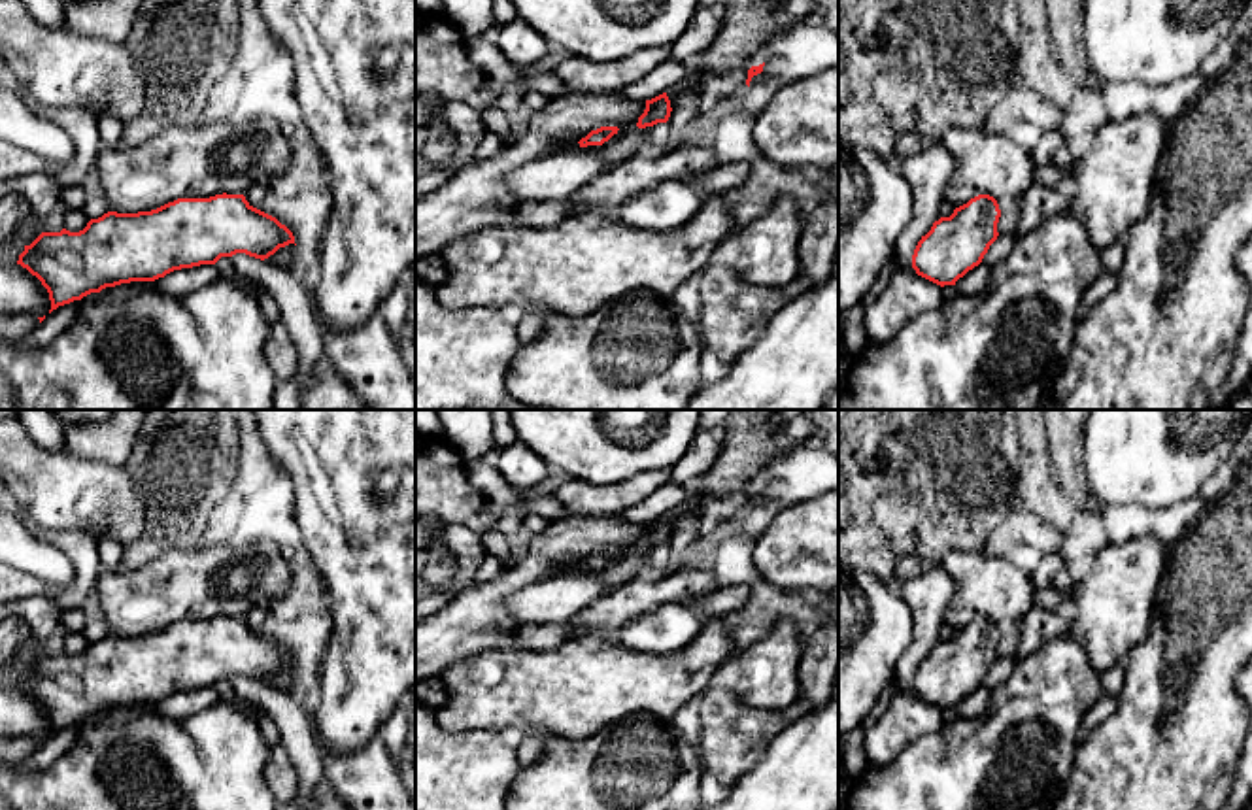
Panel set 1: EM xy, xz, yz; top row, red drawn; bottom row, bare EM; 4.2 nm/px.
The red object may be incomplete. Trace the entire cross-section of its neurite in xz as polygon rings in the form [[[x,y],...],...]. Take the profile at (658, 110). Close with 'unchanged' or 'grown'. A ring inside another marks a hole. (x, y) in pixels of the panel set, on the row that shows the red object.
[[[663,93],[651,100],[646,100],[646,110],[638,117],[636,127],[646,128],[646,127],[653,127],[657,123],[667,123],[670,117],[670,111],[672,111],[670,100],[668,100],[667,93]]]; unchanged

